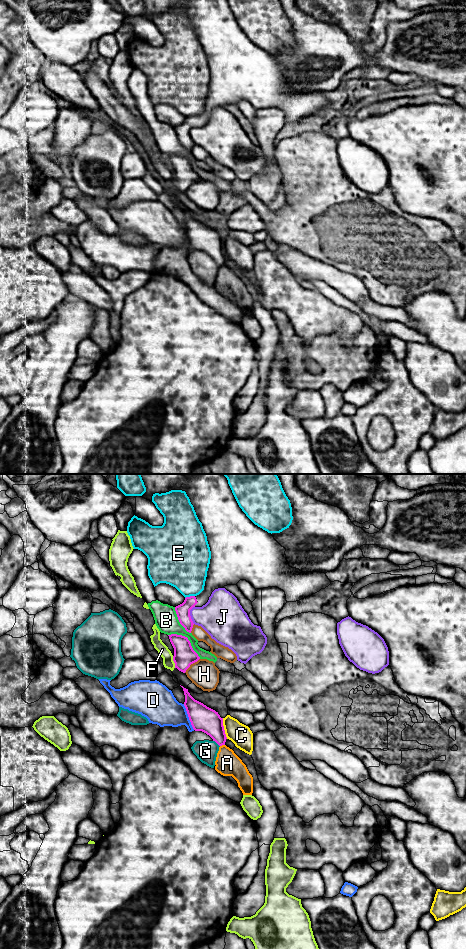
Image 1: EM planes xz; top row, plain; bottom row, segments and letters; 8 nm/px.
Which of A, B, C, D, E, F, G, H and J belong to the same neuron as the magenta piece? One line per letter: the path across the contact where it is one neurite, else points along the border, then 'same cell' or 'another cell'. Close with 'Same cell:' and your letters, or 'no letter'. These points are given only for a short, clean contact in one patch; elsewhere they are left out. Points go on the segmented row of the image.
A: border along xz (224, 744), (220, 746); another cell
B: another cell
C: border along xz (222, 718), (224, 733), (227, 738); another cell
D: another cell
E: another cell
F: another cell
G: border along xz (213, 740), (219, 746); another cell
H: another cell
J: another cell
Same cell: no letter

